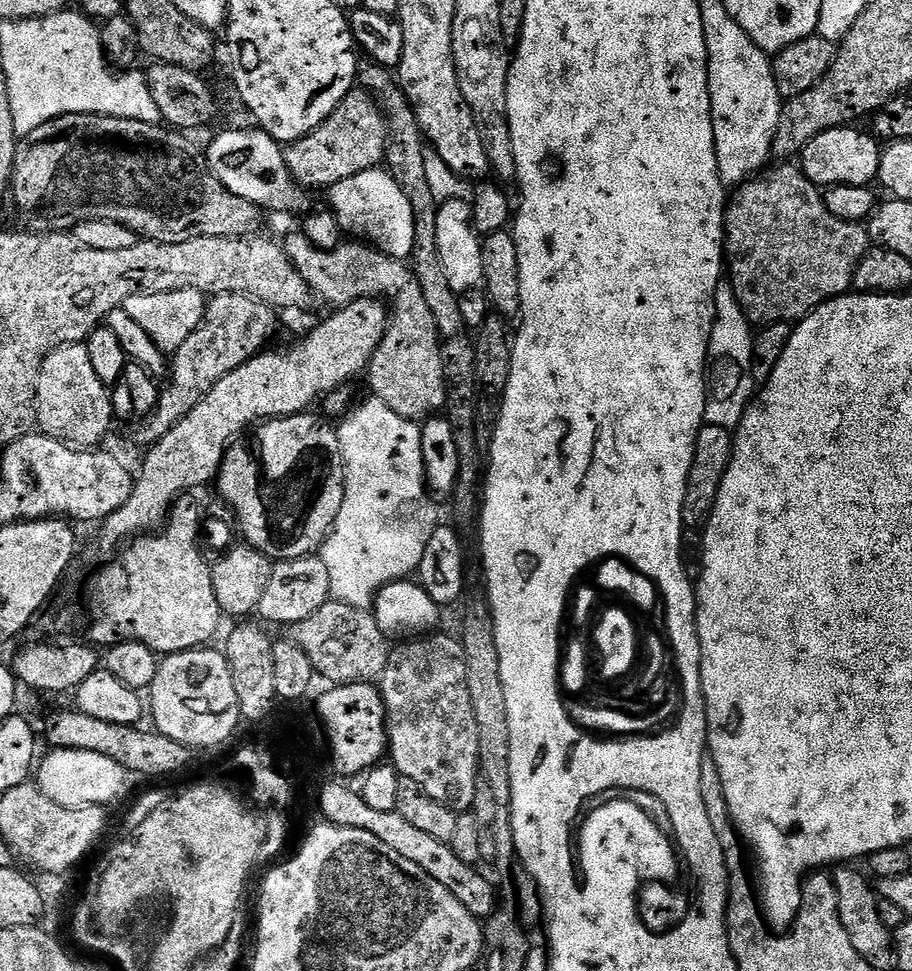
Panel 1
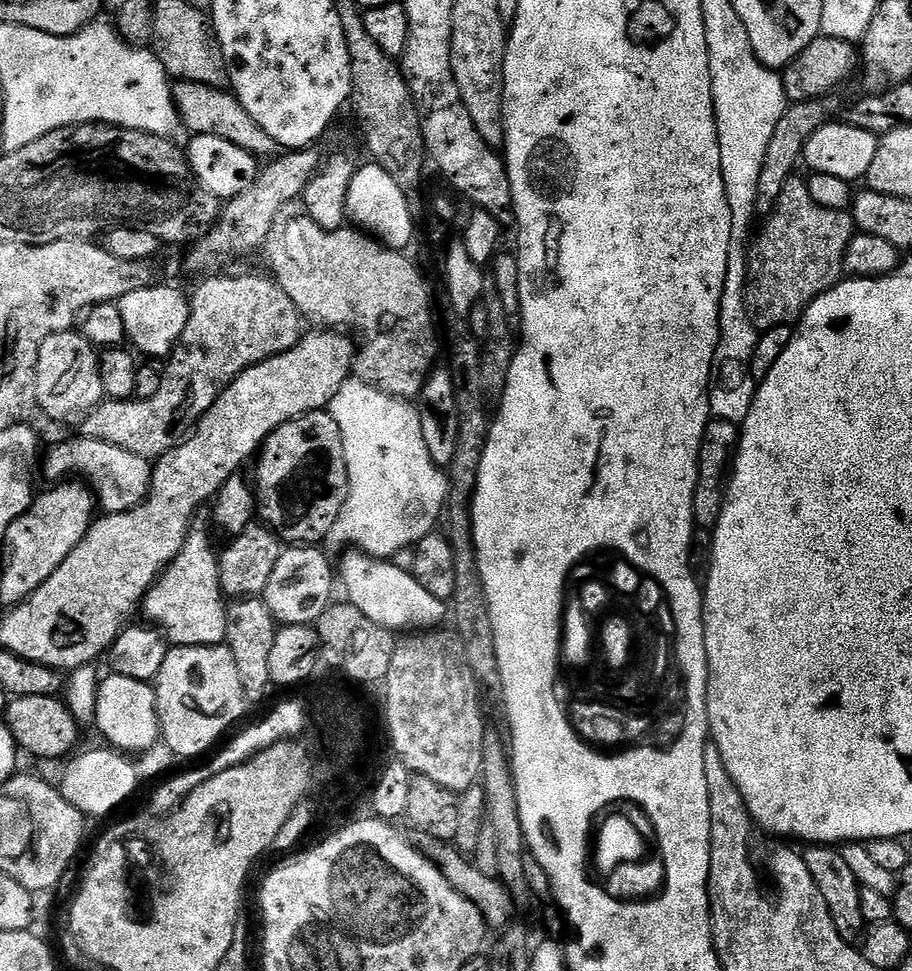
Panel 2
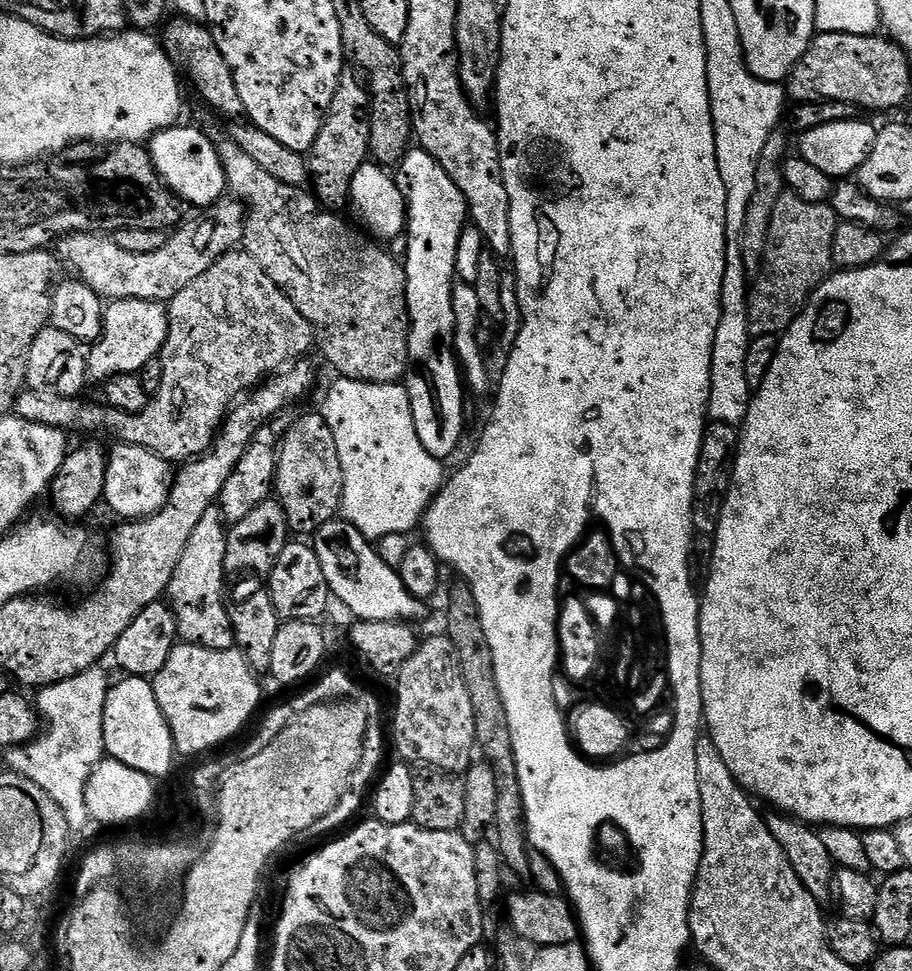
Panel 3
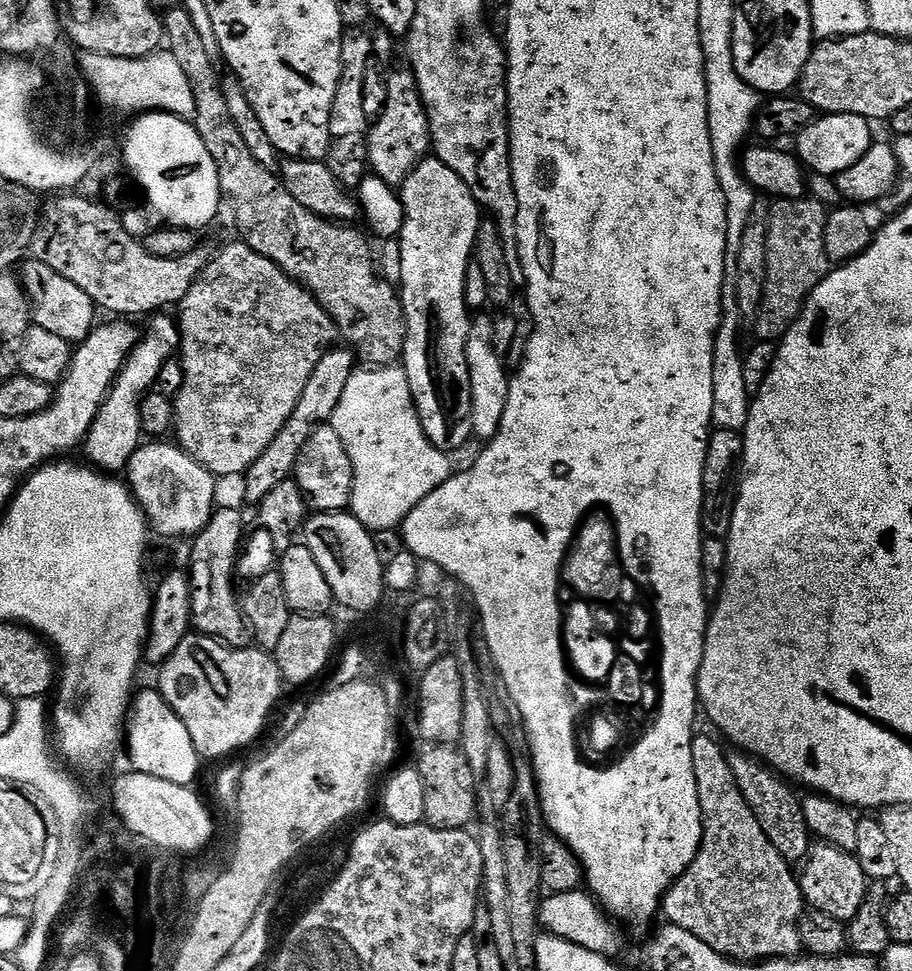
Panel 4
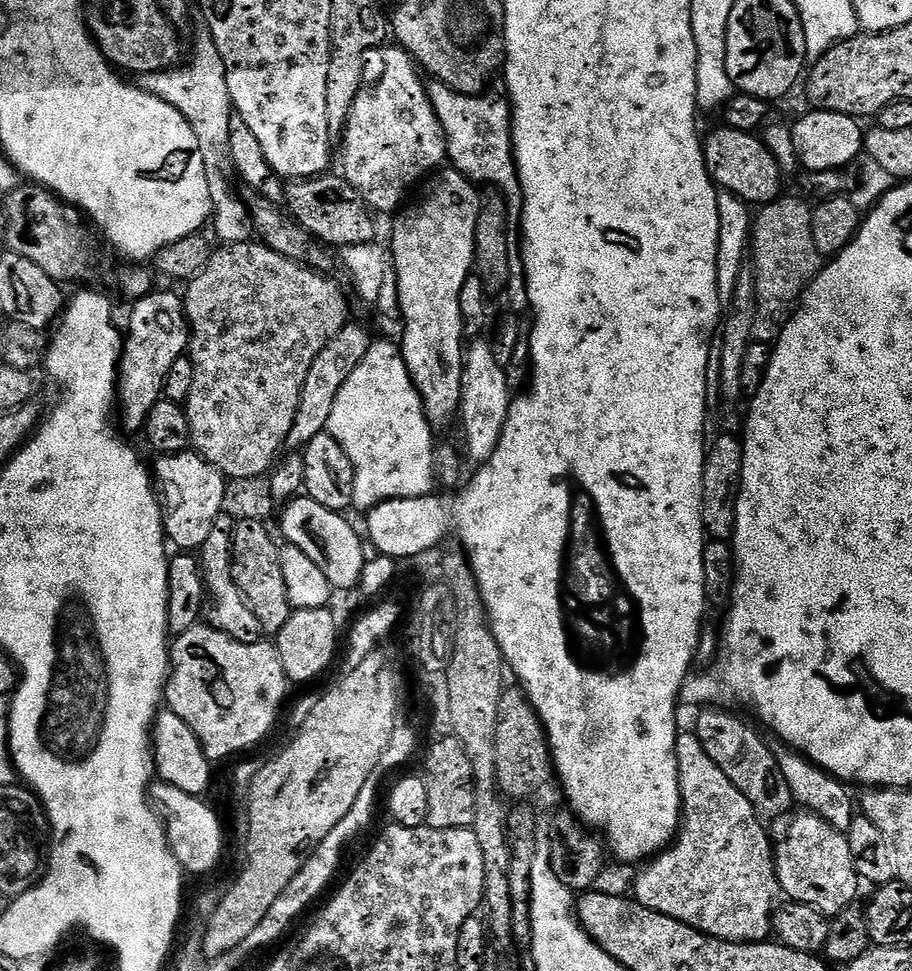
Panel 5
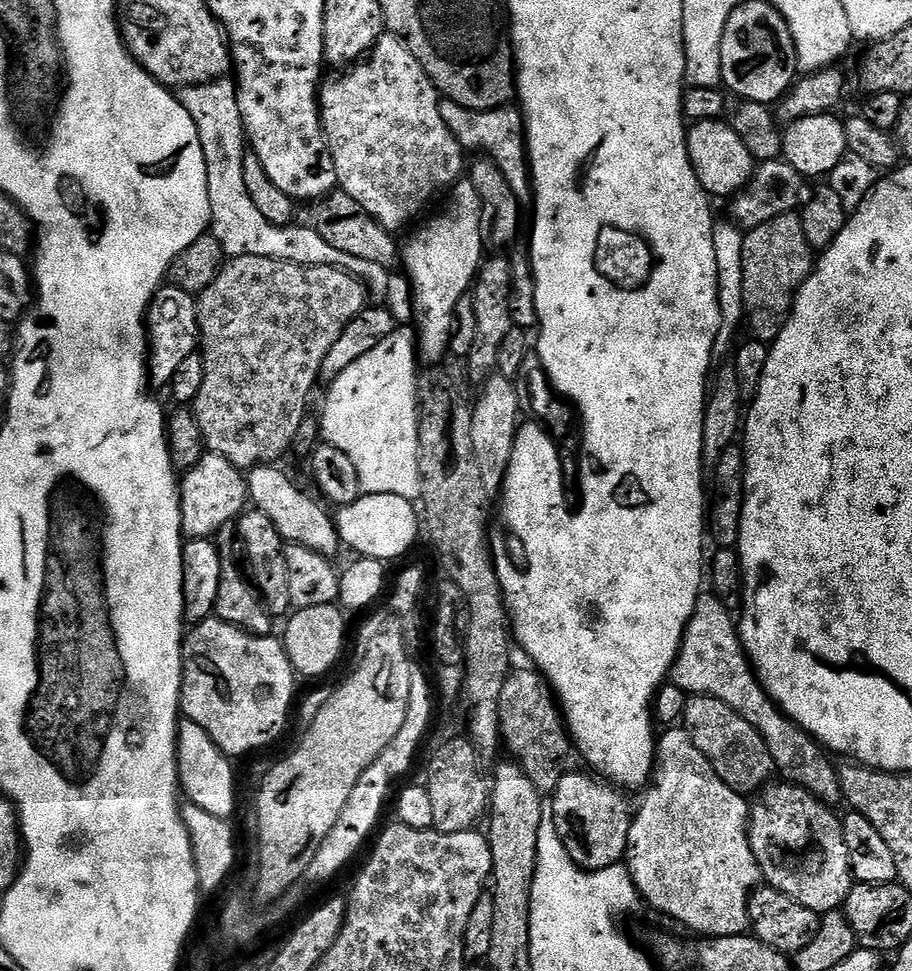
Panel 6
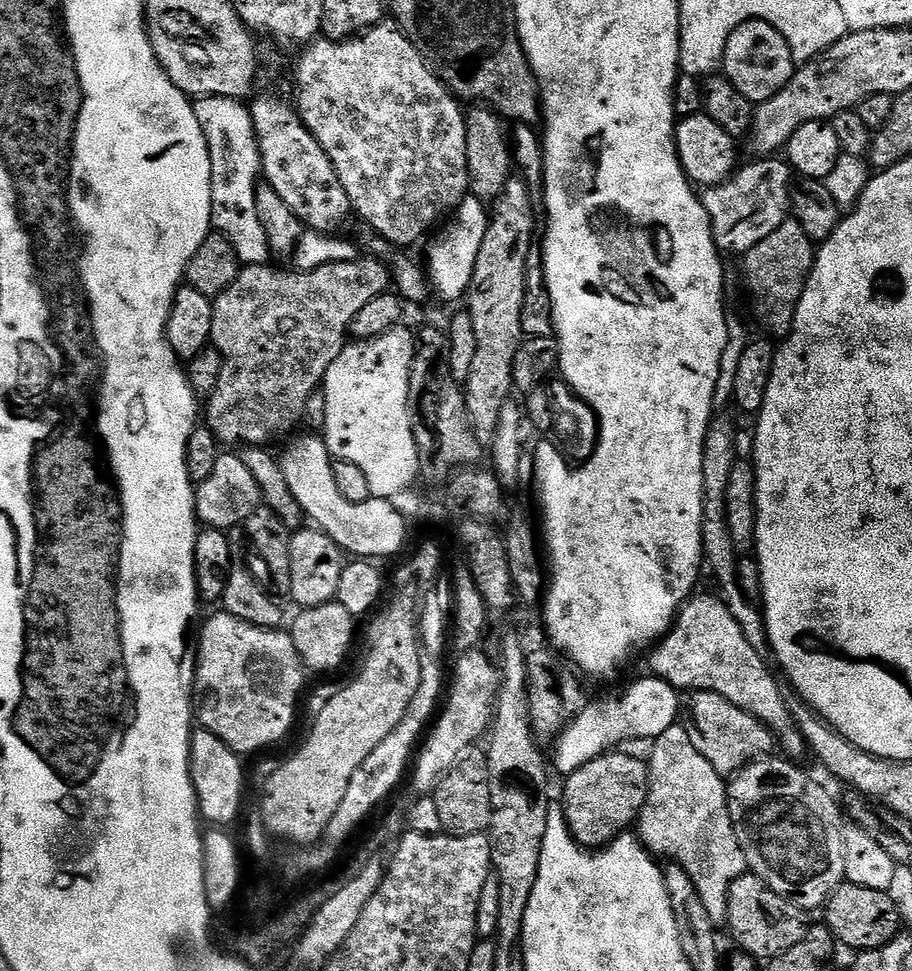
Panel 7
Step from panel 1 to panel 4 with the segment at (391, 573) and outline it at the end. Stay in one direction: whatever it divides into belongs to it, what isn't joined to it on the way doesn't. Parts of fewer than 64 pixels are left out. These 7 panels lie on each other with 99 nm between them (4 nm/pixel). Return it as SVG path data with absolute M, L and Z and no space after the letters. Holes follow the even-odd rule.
M364 366L353 372L346 390L342 390L342 399L338 410L334 410L330 421L332 429L342 438L346 454L352 463L352 503L350 512L356 516L364 528L373 533L384 532L387 528L403 525L404 519L429 496L438 486L442 486L453 475L454 467L449 453L438 450L426 438L422 422L416 413L416 403L410 390L410 382L400 366Z

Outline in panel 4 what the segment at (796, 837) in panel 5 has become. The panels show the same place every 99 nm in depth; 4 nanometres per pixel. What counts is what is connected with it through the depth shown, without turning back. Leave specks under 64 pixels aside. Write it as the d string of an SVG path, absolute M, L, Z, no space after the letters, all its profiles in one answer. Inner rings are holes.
M823 842L817 843L798 872L804 903L809 909L847 922L862 910L870 895L870 881L851 852L843 852Z

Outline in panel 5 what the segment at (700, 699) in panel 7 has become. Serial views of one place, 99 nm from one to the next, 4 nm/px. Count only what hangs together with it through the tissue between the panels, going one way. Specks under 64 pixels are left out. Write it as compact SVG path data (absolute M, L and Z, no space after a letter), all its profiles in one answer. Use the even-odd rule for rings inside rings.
M708 706L699 713L701 716L696 720L694 735L698 742L702 742L702 750L706 750L706 754L718 762L718 770L722 770L722 774L726 774L726 778L746 794L761 821L787 817L793 811L794 801L790 785L782 774L782 766L778 766L778 758L772 753L772 744L764 741L742 717L723 712L720 708L723 707Z

